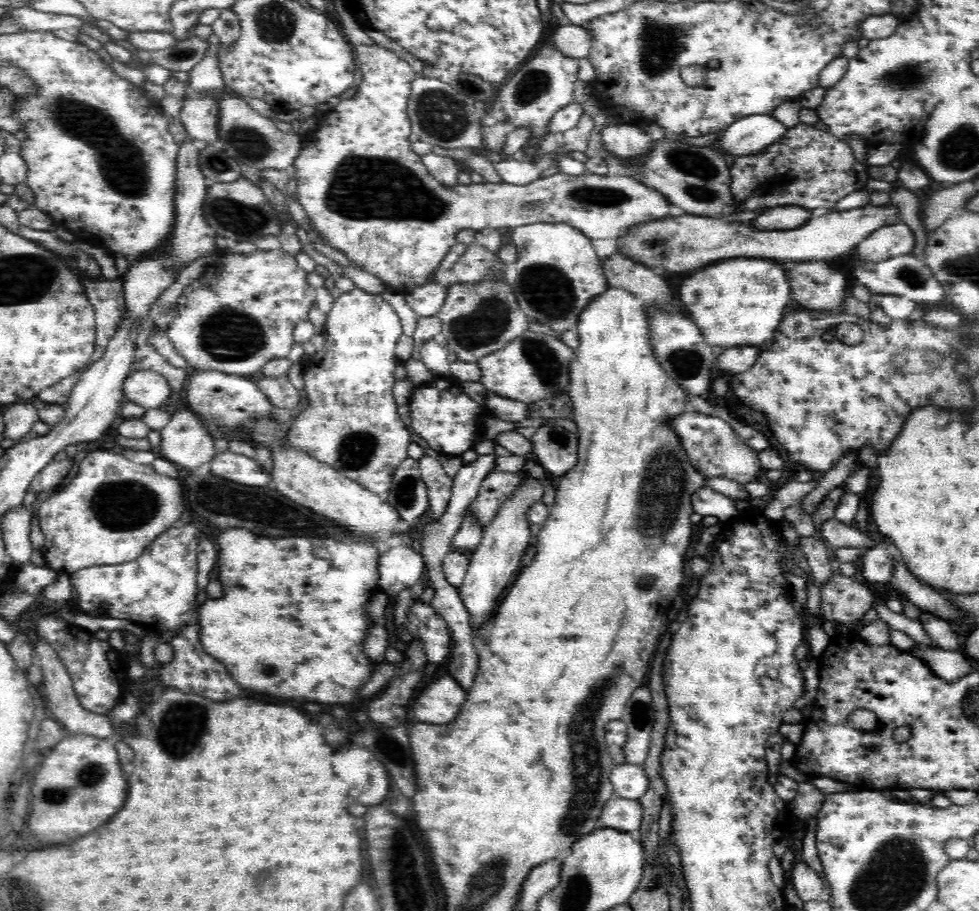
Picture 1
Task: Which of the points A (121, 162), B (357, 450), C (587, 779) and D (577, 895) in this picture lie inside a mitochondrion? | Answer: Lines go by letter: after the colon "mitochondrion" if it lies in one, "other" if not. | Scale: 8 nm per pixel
A: mitochondrion
B: mitochondrion
C: mitochondrion
D: mitochondrion

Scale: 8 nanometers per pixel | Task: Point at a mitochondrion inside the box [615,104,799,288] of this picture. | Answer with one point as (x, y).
(694, 167)

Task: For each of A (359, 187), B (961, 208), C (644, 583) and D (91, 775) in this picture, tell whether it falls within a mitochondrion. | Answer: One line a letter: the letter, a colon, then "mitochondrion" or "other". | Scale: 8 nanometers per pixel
A: mitochondrion
B: other
C: mitochondrion
D: mitochondrion

